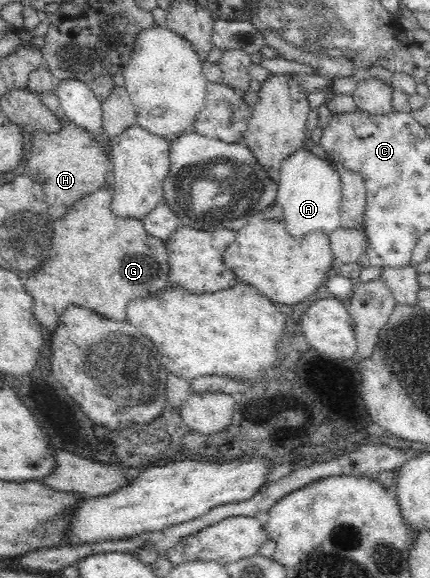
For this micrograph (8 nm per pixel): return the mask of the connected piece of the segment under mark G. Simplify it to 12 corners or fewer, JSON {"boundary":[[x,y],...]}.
{"boundary":[[108,184],[55,219],[25,280],[55,330],[79,304],[125,320],[169,283],[165,241]]}

